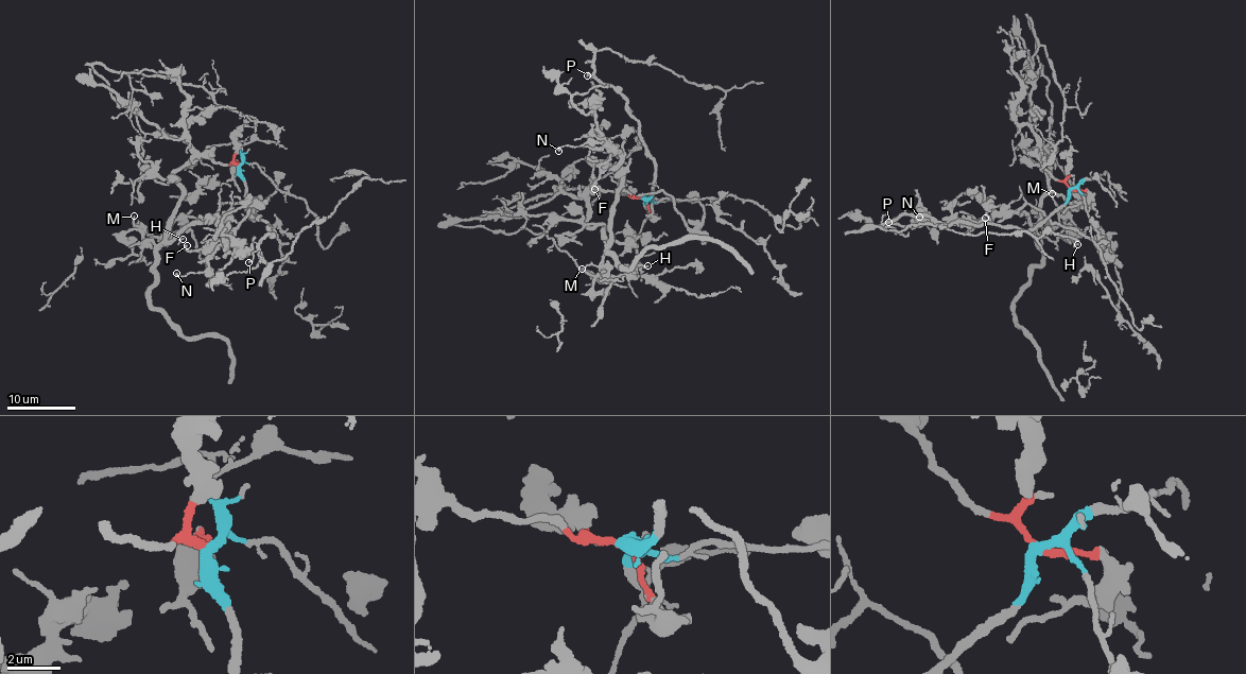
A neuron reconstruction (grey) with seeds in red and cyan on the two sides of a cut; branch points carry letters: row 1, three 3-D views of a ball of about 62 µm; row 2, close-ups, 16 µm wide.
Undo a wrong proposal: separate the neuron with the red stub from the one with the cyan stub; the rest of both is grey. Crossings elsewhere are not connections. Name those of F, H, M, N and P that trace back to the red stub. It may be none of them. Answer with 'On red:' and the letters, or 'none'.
On red: F, H, M, N

